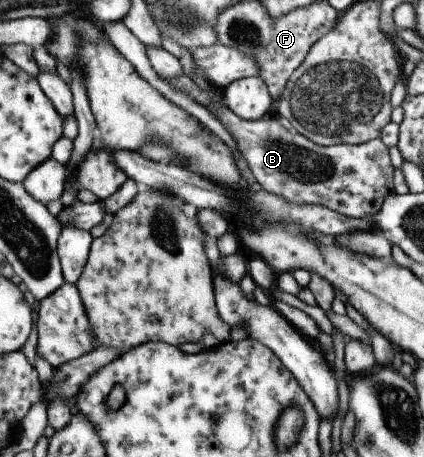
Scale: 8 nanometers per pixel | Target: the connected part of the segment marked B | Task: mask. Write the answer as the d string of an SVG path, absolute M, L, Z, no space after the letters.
M186 73L166 79L166 83L178 91L188 93L196 99L196 103L200 103L200 107L204 105L210 113L214 113L238 143L240 153L248 161L258 183L268 193L284 197L292 205L321 205L348 217L362 219L380 213L386 199L395 193L394 163L390 149L380 138L359 146L321 146L295 130L286 130L280 125L276 114L266 115L256 121L238 117L223 103L223 97L218 92L208 95Z

